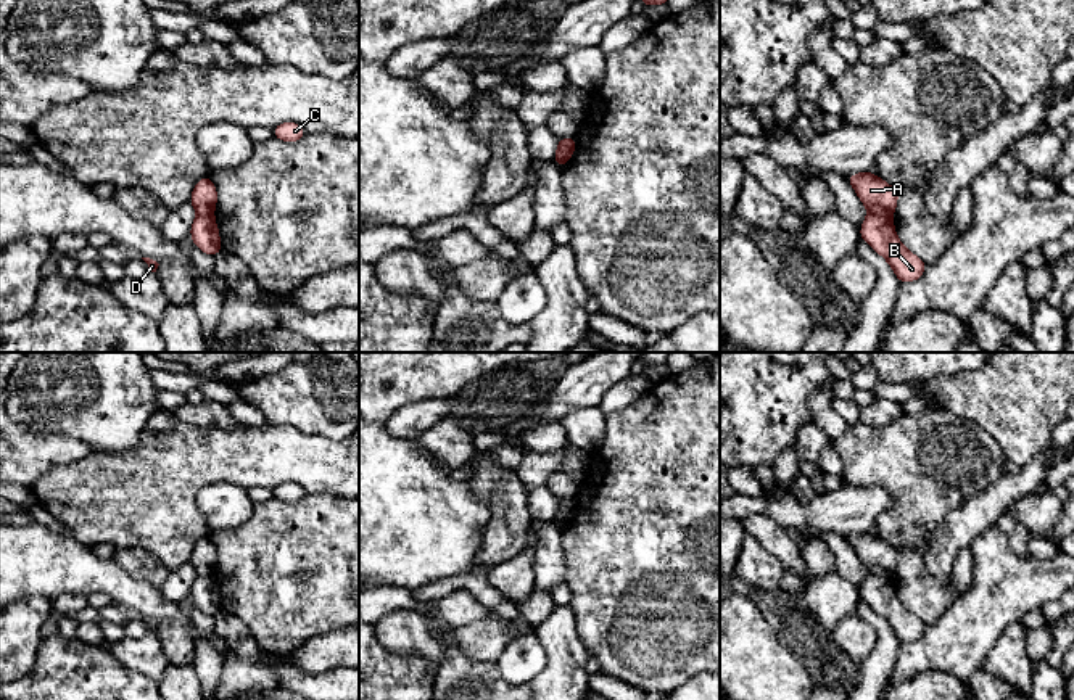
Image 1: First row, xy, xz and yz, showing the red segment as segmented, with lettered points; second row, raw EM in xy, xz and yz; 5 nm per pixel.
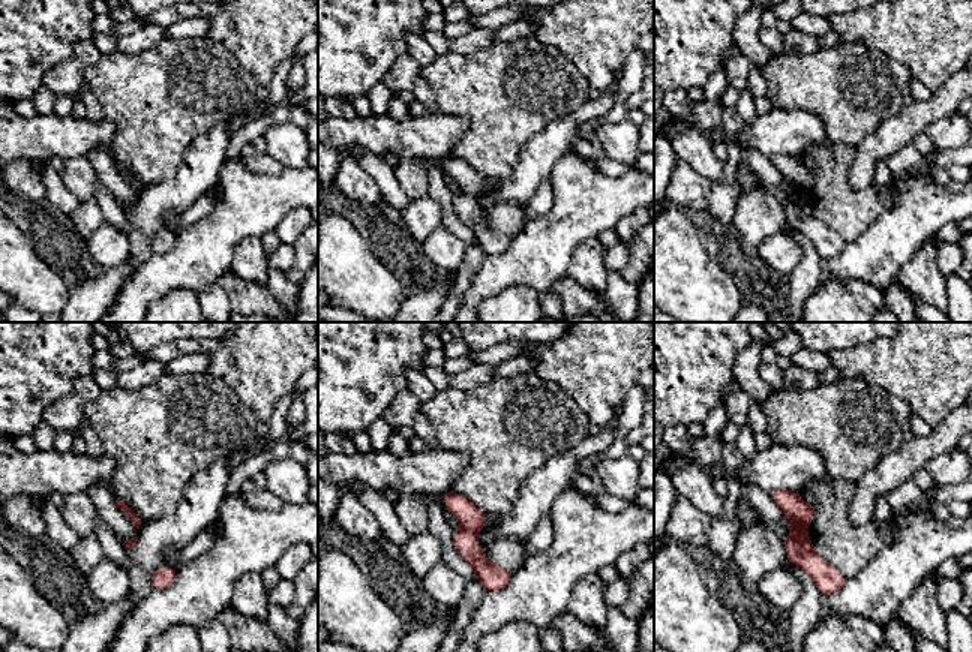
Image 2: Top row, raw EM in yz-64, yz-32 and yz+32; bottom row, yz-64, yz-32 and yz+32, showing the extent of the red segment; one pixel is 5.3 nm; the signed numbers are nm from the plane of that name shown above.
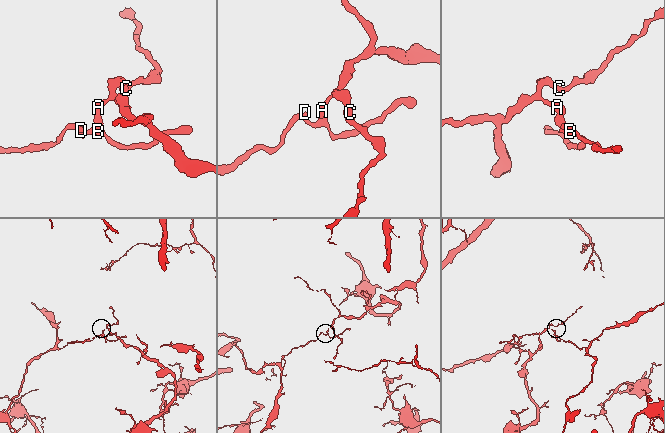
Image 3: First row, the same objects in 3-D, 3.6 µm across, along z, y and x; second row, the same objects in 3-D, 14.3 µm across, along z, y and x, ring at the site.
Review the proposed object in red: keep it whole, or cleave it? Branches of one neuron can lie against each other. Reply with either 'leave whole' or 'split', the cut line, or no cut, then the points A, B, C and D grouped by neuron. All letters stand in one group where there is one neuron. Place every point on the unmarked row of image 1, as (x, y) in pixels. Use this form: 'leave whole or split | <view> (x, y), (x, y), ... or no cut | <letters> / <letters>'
split | yz (868, 572), (891, 578) | A C / B D

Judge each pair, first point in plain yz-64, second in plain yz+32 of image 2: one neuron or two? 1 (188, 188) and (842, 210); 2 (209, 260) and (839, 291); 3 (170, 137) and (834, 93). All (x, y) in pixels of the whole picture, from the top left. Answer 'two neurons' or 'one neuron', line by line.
1: two neurons
2: two neurons
3: one neuron

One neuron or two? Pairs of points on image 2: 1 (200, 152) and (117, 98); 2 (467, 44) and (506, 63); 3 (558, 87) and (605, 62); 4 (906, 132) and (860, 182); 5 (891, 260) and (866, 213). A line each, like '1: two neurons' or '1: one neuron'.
1: two neurons
2: two neurons
3: two neurons
4: one neuron
5: two neurons

